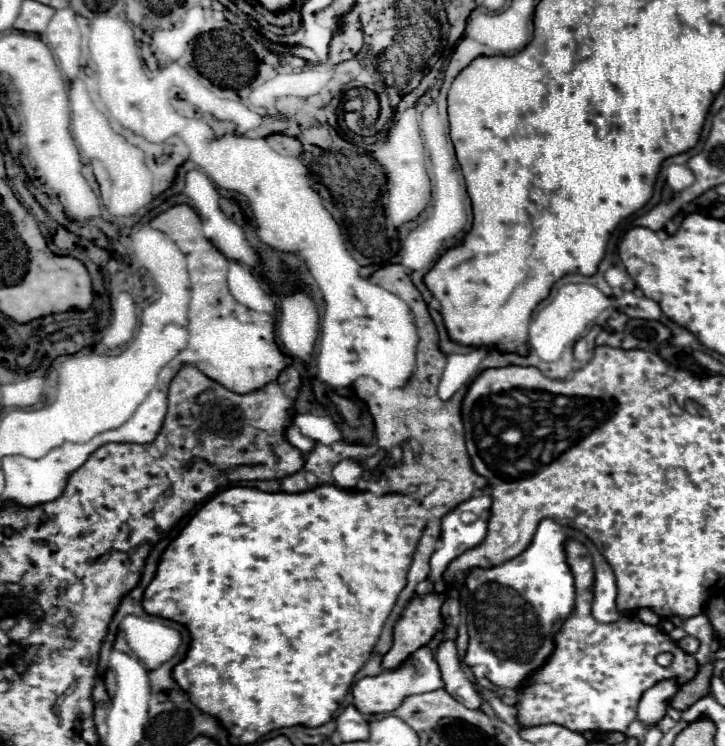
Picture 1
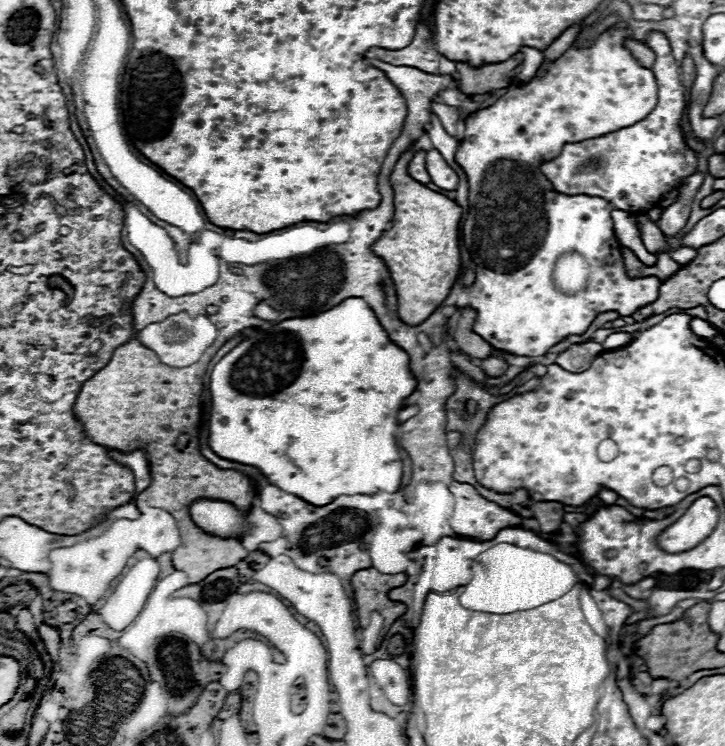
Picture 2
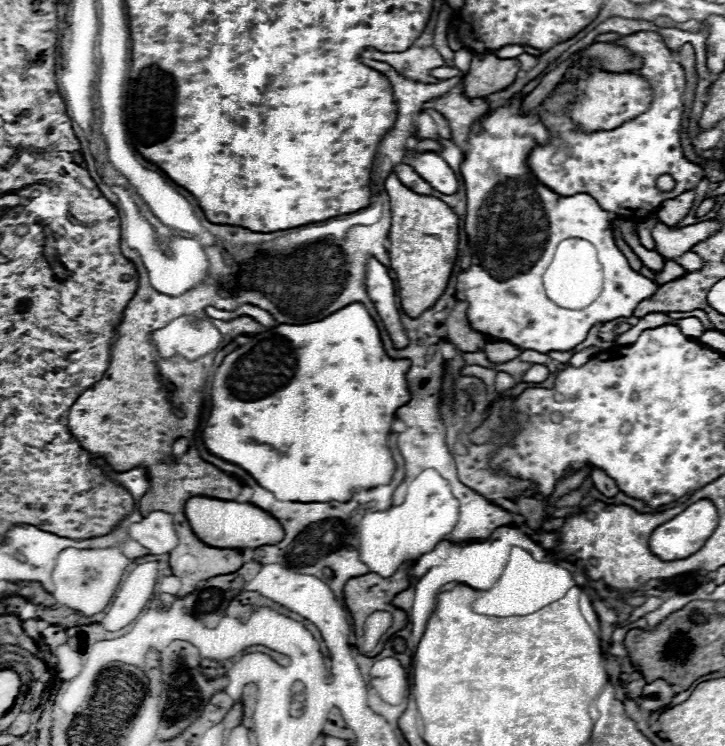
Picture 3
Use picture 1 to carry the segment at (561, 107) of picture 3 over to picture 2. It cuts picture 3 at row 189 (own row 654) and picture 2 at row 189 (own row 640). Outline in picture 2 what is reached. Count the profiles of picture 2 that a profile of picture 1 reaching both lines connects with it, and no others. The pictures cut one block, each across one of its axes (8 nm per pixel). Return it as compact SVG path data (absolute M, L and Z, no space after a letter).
M648 32L646 40L642 42L656 54L656 62L650 68L658 82L656 108L644 120L622 128L620 132L564 144L556 158L544 160L540 170L552 182L556 192L568 196L598 196L608 200L618 210L640 214L654 208L664 194L674 190L684 178L696 172L698 158L694 150L686 146L678 124L684 112L684 86L680 82L678 64L672 56L670 44L662 32Z

